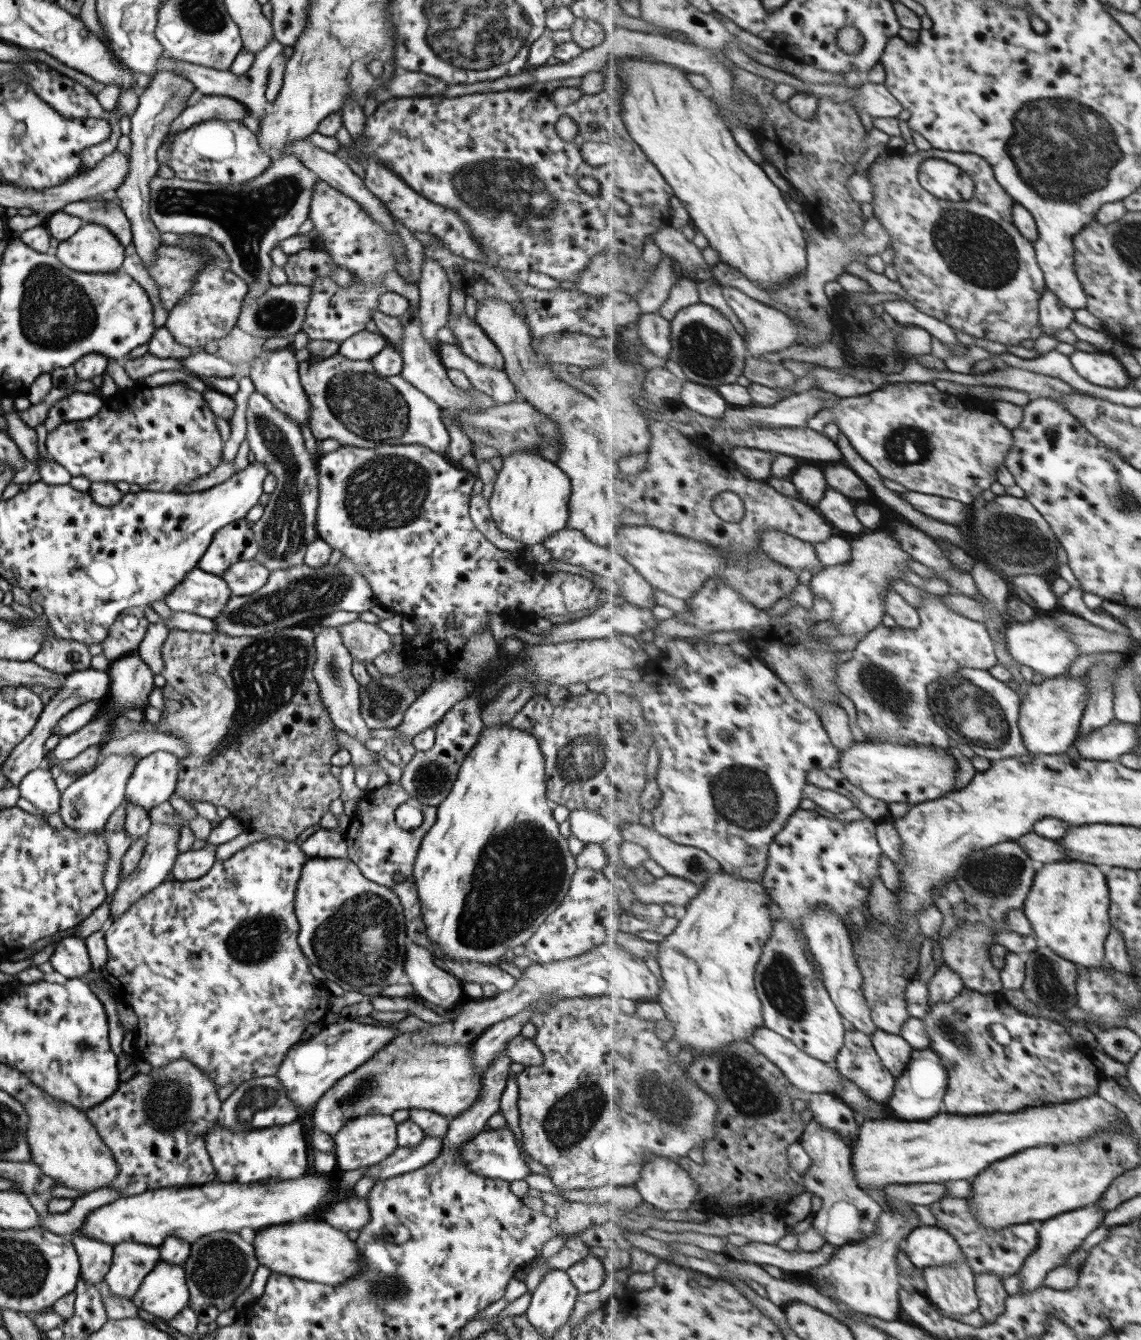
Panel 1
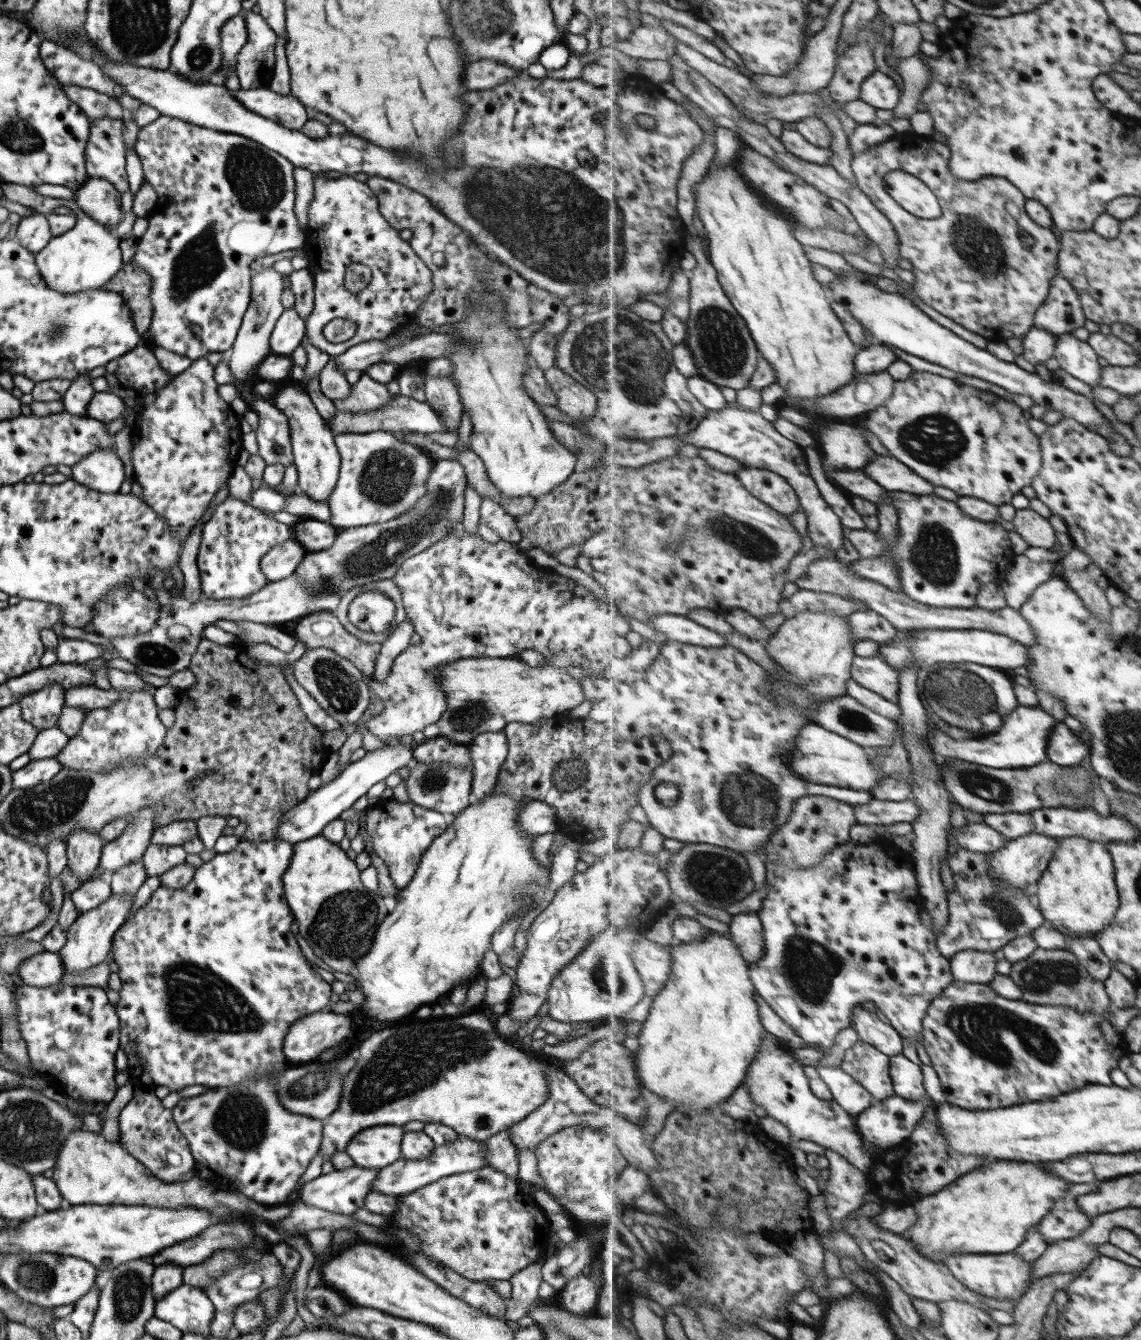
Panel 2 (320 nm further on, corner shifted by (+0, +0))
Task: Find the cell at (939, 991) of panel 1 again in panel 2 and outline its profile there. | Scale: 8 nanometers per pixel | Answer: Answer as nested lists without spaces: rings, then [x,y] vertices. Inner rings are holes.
[[[962,951],[950,960],[952,973],[957,980],[987,985],[998,973],[1000,958],[1003,958],[1002,953],[995,951]]]

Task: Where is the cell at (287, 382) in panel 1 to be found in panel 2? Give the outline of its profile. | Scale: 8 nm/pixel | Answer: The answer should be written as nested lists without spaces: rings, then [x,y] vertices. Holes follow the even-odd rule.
[[[300,383],[278,388],[271,402],[275,409],[283,413],[289,426],[289,438],[292,448],[293,462],[297,470],[298,490],[304,492],[315,502],[326,502],[334,489],[339,471],[339,456],[333,442],[334,434],[331,433],[326,422],[321,419],[319,413],[306,394],[306,390]]]

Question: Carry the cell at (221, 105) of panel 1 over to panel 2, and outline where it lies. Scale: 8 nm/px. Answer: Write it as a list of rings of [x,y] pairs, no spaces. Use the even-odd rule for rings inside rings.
[[[267,89],[235,90],[231,94],[251,112],[287,127],[300,130],[309,118],[304,106],[289,95],[281,95]]]

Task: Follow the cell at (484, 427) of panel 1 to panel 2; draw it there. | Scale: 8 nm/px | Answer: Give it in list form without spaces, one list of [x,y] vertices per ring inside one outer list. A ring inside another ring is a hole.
[[[399,394],[395,400],[389,402],[389,406],[377,408],[377,410],[373,410],[373,412],[357,412],[351,414],[351,412],[341,412],[341,410],[339,410],[331,420],[326,421],[326,424],[334,435],[348,433],[366,434],[376,431],[387,431],[392,433],[411,431],[423,435],[435,434],[435,432],[445,432],[443,431],[441,421],[437,419],[437,414],[435,414],[427,403],[417,402],[417,400],[413,400],[413,398]]]

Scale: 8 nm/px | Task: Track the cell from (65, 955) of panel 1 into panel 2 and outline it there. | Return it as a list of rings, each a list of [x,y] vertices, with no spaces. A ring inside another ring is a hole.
[[[44,951],[26,958],[16,966],[13,977],[18,983],[39,988],[59,985],[63,969],[58,956],[57,953]]]

